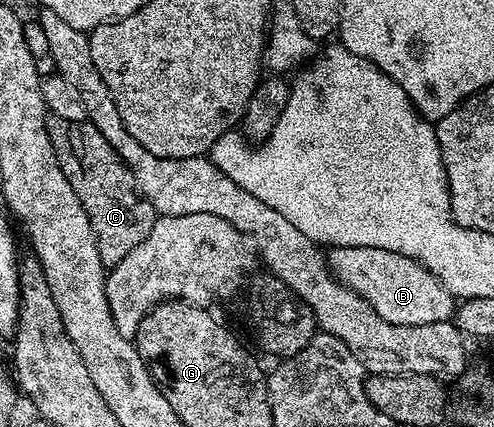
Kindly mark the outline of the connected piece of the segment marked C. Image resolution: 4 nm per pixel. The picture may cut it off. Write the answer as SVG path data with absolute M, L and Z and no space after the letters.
M48 116L47 130L57 163L61 171L65 171L69 187L73 187L77 199L81 199L81 207L85 207L89 215L97 251L104 266L121 263L121 259L125 259L125 255L129 255L129 251L133 251L133 247L137 247L149 231L153 231L157 216L155 209L133 188L127 164L119 158L117 151L113 151L113 147L109 147L109 139L105 139L105 135L101 135L101 131L97 131L90 121Z

